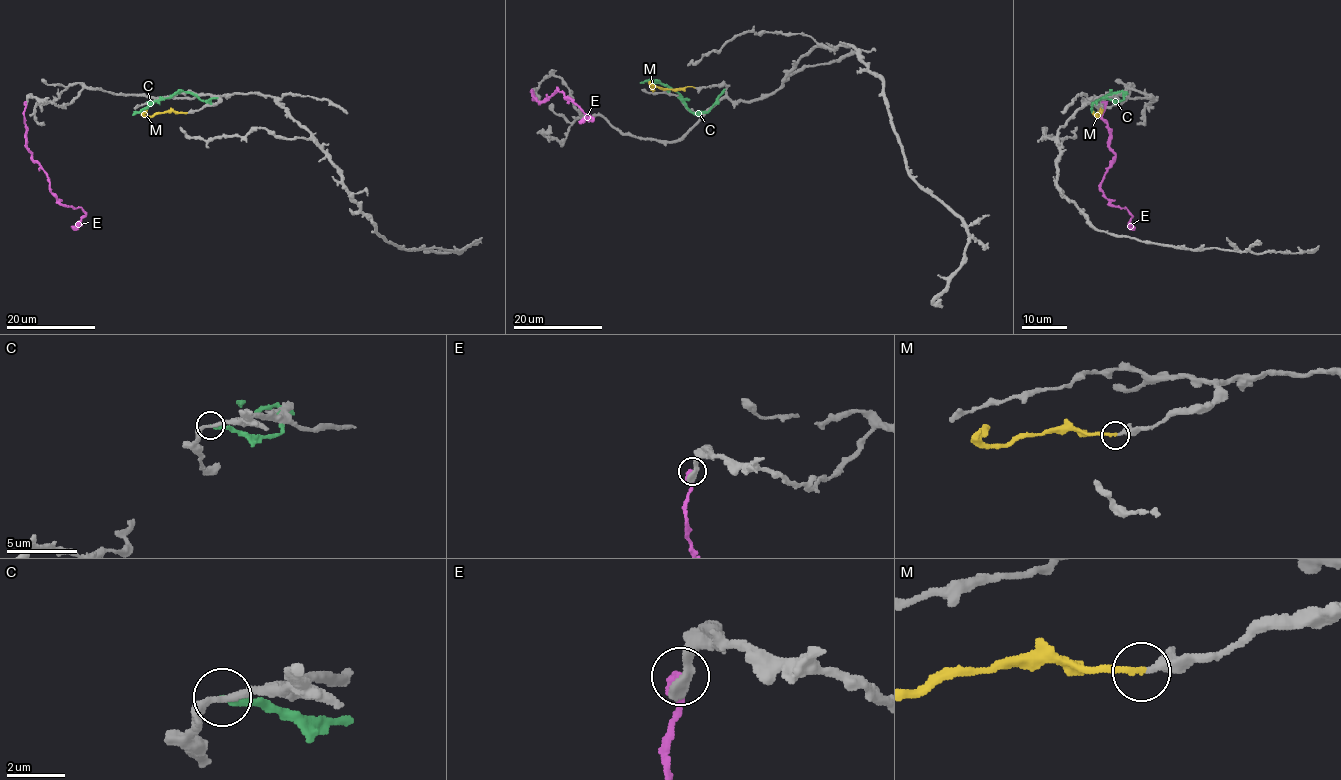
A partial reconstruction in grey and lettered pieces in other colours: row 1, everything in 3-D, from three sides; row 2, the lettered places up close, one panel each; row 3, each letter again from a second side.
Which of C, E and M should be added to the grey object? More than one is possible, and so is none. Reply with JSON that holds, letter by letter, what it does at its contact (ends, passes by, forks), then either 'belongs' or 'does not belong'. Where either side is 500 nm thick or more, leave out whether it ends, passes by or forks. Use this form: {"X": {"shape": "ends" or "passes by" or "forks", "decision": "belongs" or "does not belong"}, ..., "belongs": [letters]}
{"C": {"shape": "ends", "decision": "does not belong"}, "E": {"decision": "does not belong"}, "M": {"shape": "ends", "decision": "belongs"}, "belongs": ["M"]}

